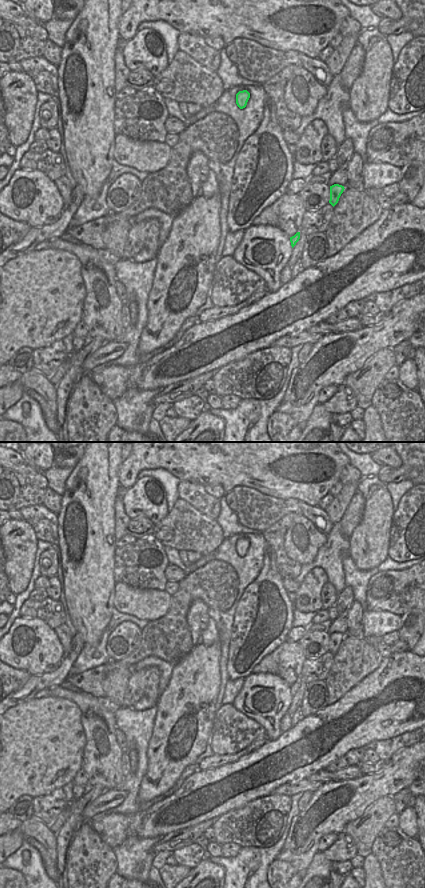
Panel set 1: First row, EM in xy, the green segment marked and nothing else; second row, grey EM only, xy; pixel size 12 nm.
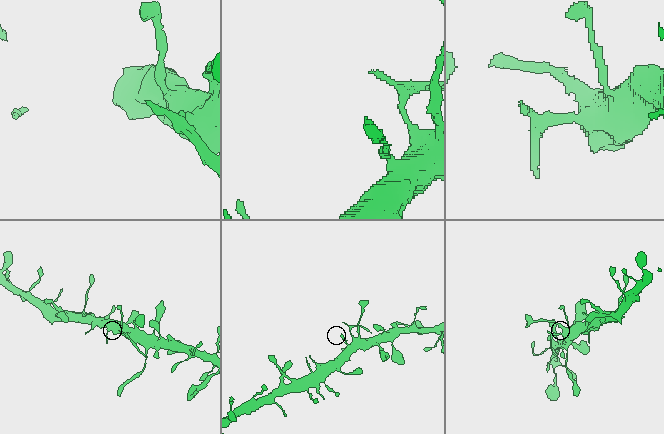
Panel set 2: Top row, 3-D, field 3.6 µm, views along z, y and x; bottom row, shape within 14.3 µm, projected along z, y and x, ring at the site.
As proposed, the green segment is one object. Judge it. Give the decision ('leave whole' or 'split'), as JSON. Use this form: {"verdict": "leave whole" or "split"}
{"verdict": "split"}

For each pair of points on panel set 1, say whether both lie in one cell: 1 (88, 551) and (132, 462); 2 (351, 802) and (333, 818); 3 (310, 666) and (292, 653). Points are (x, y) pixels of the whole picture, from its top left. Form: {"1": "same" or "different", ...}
{"1": "different", "2": "same", "3": "different"}

